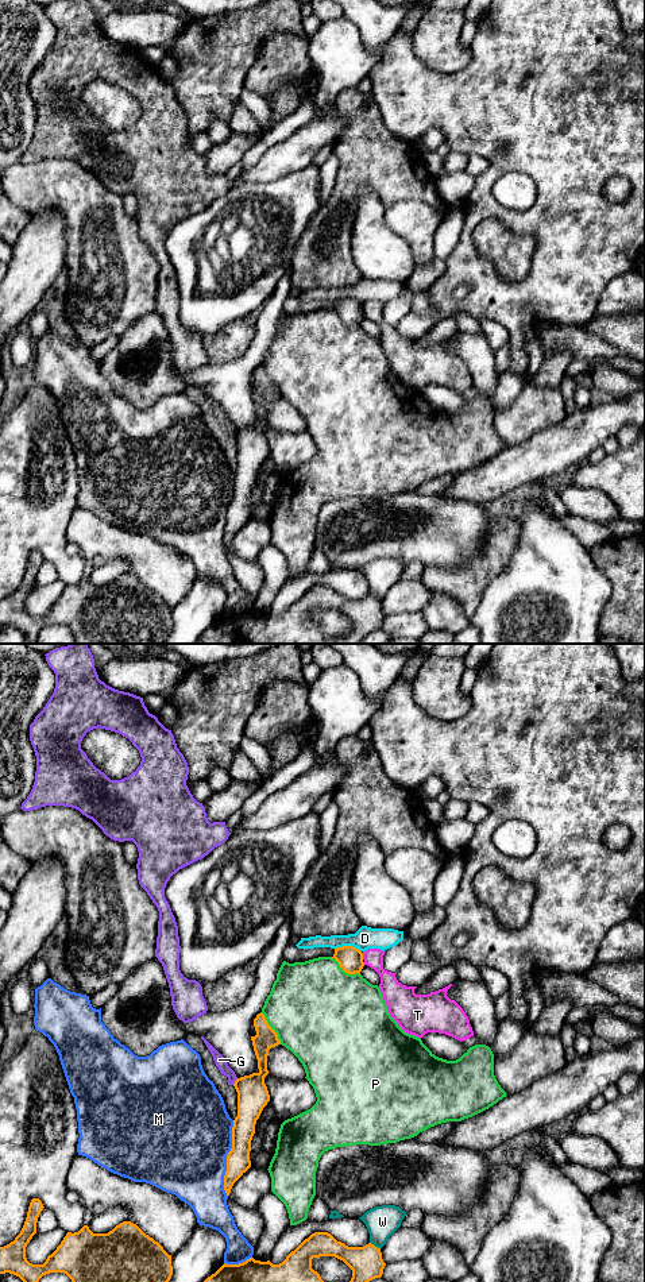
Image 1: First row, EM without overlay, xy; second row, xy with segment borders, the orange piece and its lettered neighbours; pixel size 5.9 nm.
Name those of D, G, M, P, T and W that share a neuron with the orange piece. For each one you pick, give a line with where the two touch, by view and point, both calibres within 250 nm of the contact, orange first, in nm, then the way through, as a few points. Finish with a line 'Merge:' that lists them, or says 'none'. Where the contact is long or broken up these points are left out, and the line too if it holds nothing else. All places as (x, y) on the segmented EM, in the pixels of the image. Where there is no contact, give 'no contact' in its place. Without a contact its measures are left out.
Merge: none

